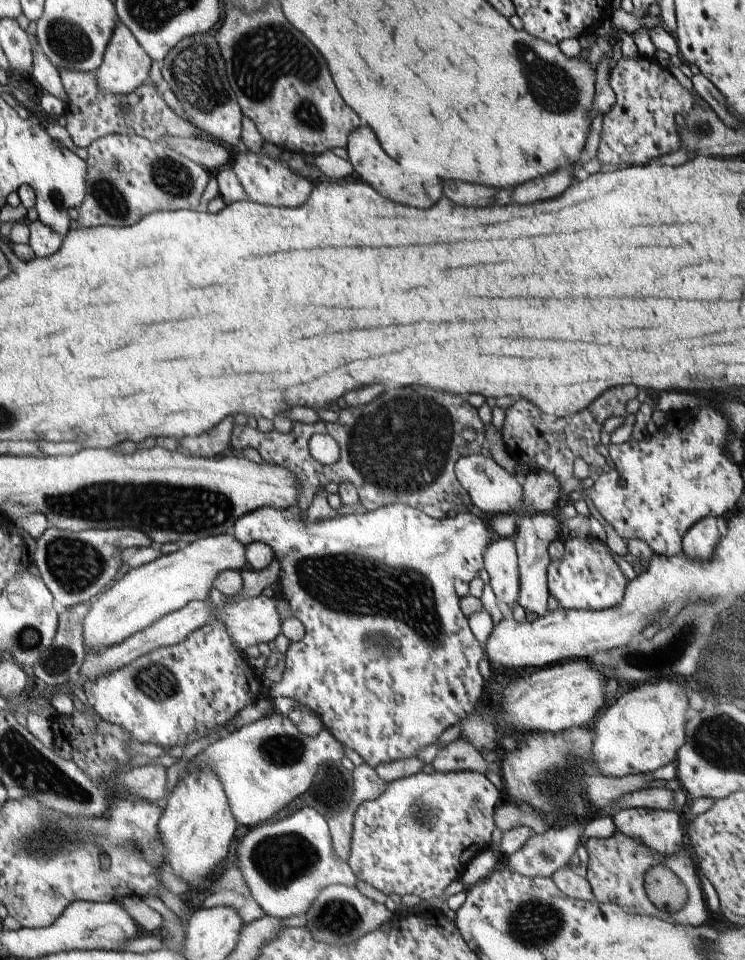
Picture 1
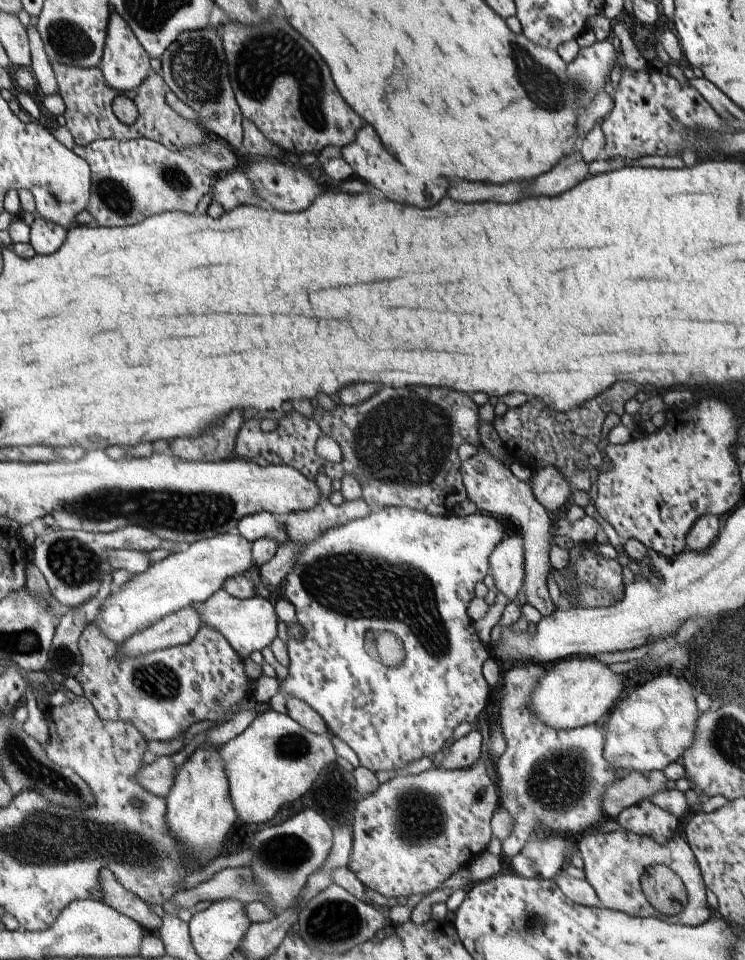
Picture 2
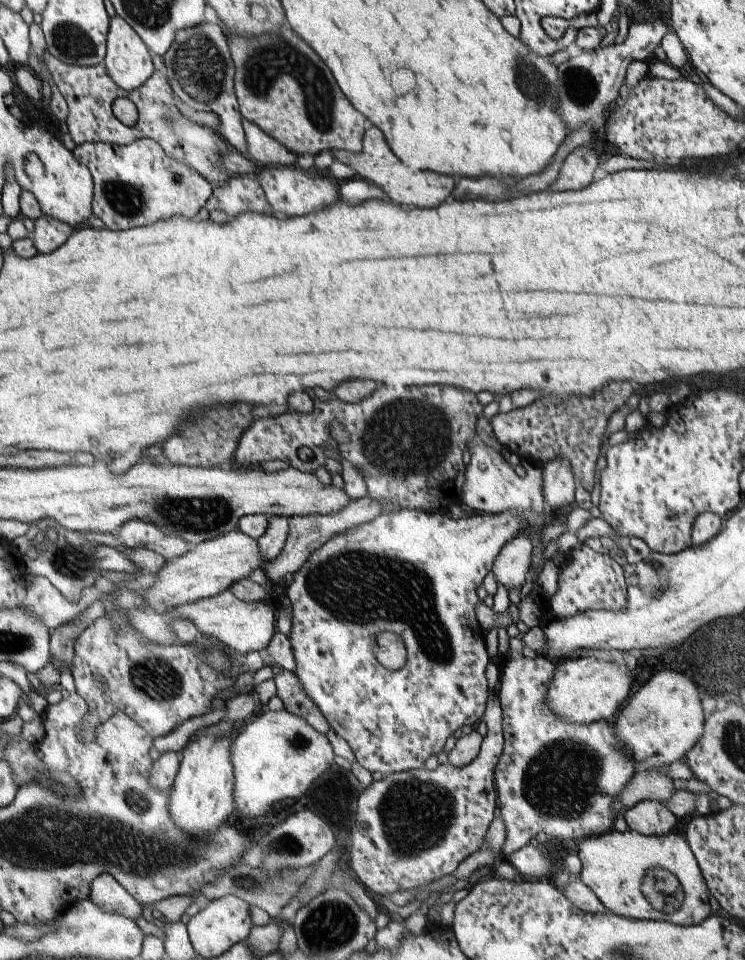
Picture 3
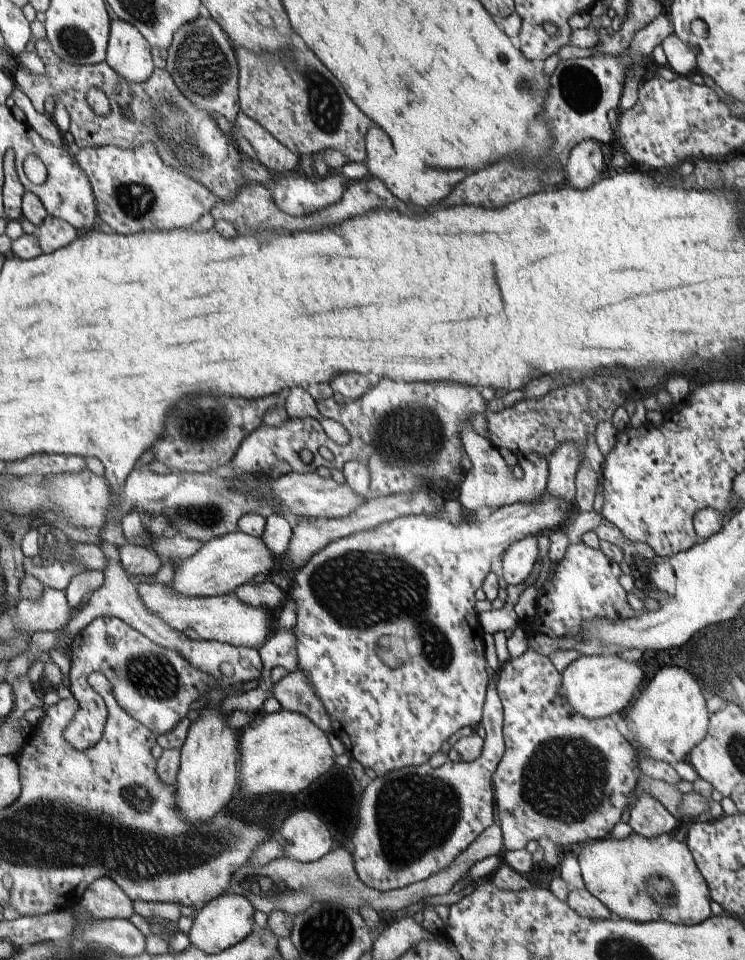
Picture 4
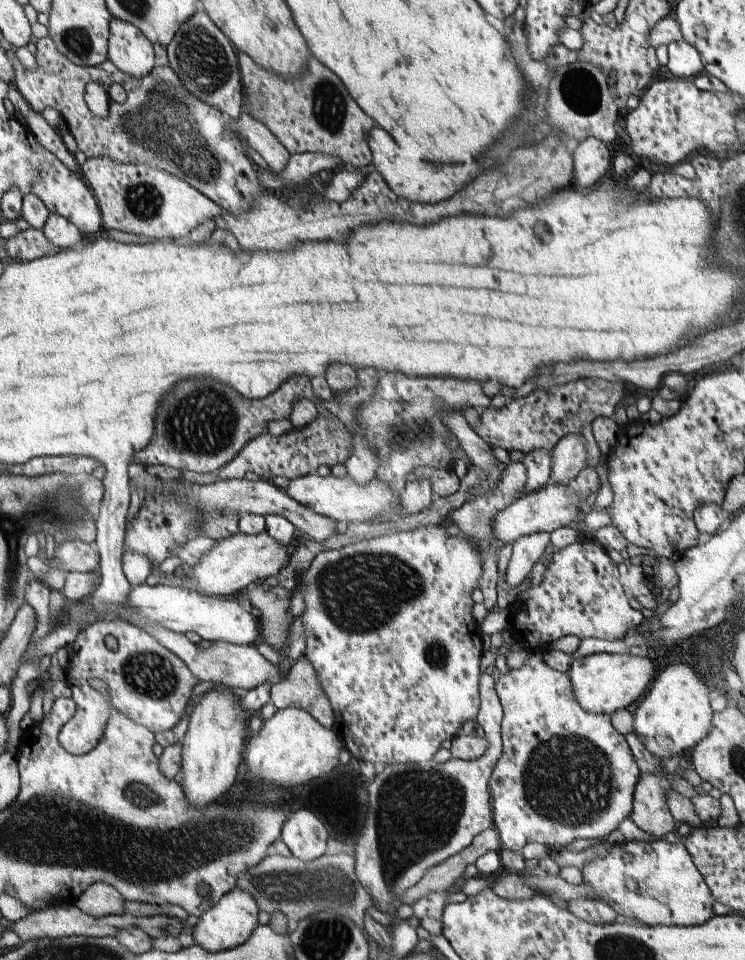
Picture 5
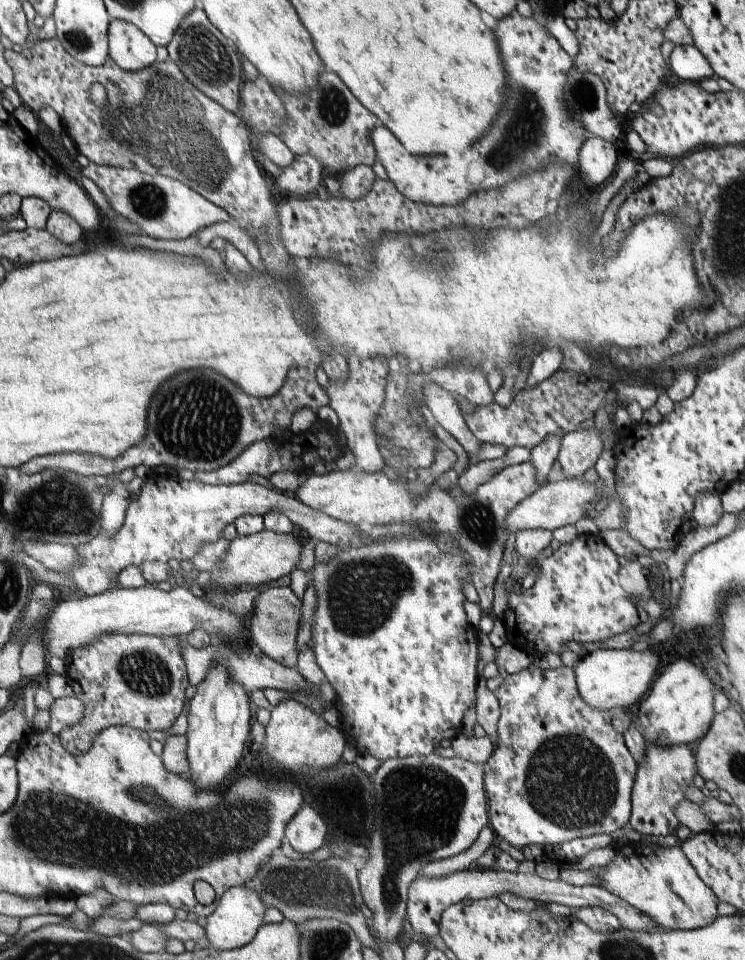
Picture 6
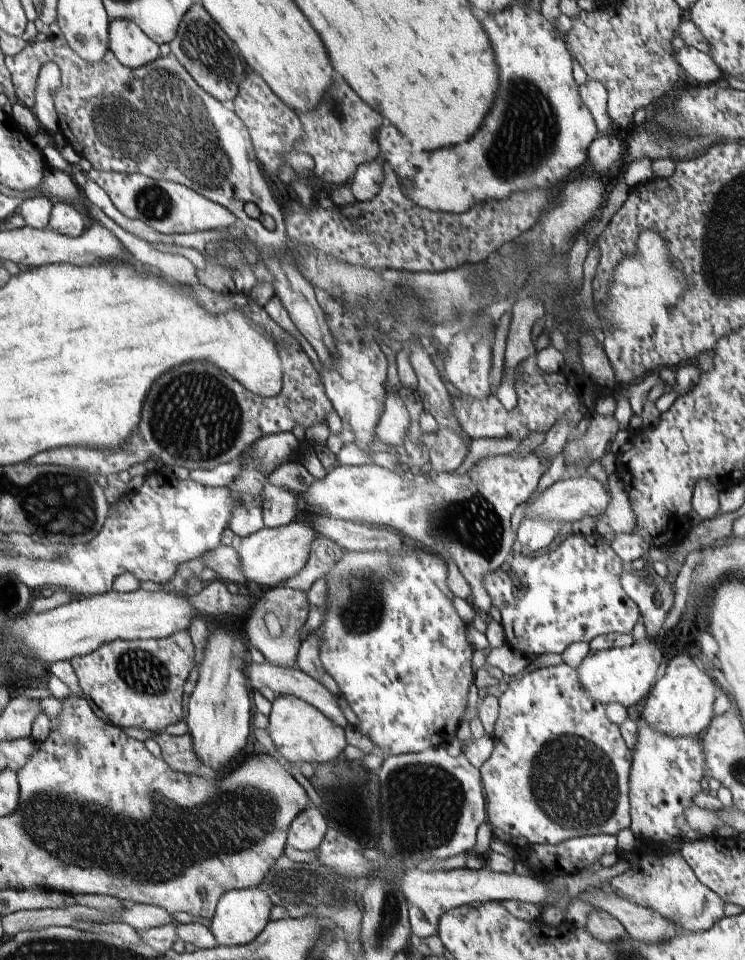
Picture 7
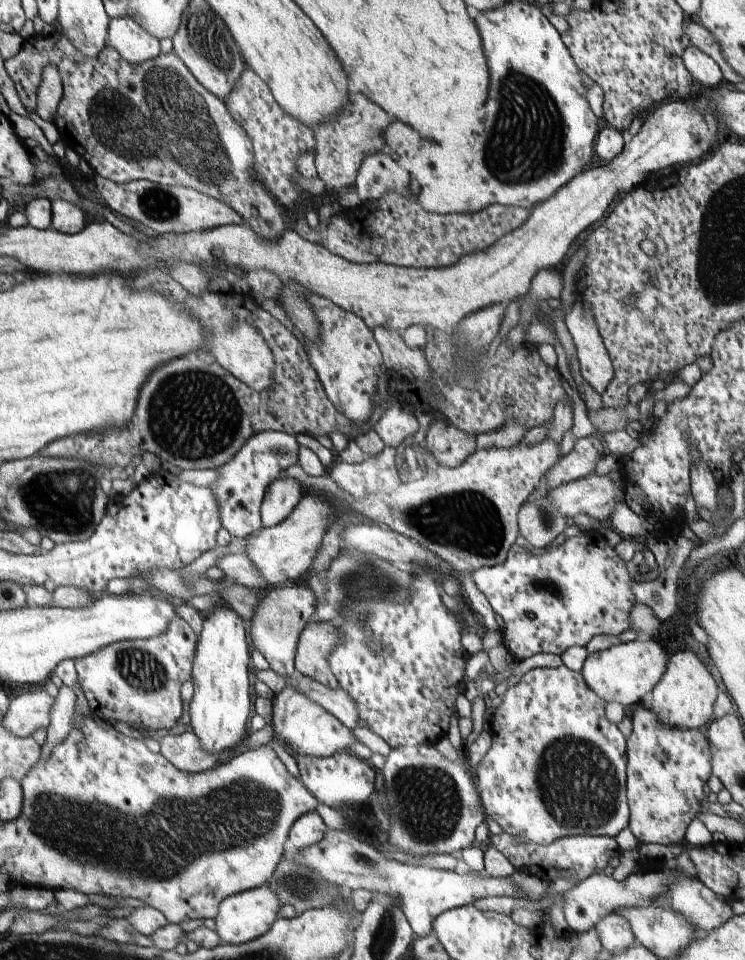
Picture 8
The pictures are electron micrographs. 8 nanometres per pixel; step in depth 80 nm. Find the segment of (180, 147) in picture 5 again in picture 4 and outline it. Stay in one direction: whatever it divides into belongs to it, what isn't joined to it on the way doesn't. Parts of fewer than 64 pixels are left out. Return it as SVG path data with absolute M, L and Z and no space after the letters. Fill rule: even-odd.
M47 37L38 39L35 42L35 48L35 52L44 63L45 72L43 75L32 73L29 69L17 63L13 75L16 86L32 100L32 104L37 111L43 110L44 104L50 99L54 100L54 104L55 102L64 104L64 108L70 116L69 131L80 149L116 147L128 150L152 142L168 166L174 167L176 170L182 169L186 176L192 177L195 181L204 185L218 200L225 203L234 200L246 184L253 183L251 178L247 178L246 174L241 171L242 156L240 156L240 150L236 146L234 136L224 133L218 127L214 117L212 117L213 113L195 105L184 92L181 92L168 69L156 67L148 80L141 83L131 83L120 76L106 61L95 65L76 65L65 61L56 54ZM92 87L99 88L108 97L111 106L108 116L97 115L86 102L85 91Z

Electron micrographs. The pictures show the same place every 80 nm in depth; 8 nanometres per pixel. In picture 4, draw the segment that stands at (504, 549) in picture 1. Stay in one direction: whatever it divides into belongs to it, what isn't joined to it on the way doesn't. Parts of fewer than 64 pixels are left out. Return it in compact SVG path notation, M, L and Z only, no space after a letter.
M528 535L507 548L502 562L502 576L507 584L526 581L538 556L538 535Z

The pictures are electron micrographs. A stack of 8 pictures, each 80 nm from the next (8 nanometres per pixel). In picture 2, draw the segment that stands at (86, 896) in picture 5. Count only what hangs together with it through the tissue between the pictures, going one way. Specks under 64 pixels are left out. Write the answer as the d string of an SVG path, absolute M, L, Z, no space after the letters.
M103 870L99 876L101 900L119 913L135 920L142 928L154 933L161 926L161 915L158 910L147 905L133 892L126 890L111 870Z

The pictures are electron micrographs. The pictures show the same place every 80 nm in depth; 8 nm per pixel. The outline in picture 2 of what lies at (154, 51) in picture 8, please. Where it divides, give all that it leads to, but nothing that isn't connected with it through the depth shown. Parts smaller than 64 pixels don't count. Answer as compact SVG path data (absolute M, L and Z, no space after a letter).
M116 11L111 16L107 48L100 68L107 83L120 94L139 87L150 72L147 49Z

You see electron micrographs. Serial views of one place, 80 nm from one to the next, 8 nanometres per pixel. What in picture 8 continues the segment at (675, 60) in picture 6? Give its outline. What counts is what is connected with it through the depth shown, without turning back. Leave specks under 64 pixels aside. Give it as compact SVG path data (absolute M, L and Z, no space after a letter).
M689 45L683 51L682 62L700 88L717 88L724 83L718 64L696 46Z

